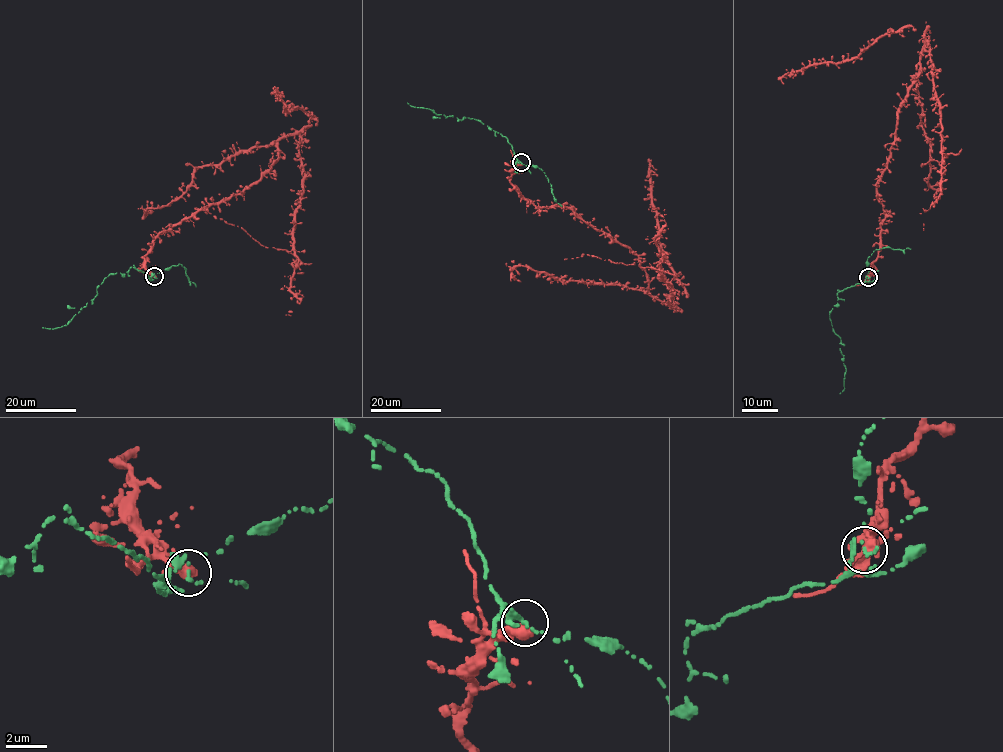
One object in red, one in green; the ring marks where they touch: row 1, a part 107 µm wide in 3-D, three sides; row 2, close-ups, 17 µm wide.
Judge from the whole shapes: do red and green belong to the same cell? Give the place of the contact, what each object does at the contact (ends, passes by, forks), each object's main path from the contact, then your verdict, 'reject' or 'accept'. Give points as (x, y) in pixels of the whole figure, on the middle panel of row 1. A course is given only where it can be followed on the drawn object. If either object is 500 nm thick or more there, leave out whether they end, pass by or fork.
at (521, 162); red runs (520, 162), (510, 181), (520, 196), (570, 208), (629, 247), (647, 293), (669, 306), (660, 262), (564, 259); green runs (521, 162), (516, 161), (507, 138), (478, 120), (464, 117), (459, 120), (407, 103); reject

